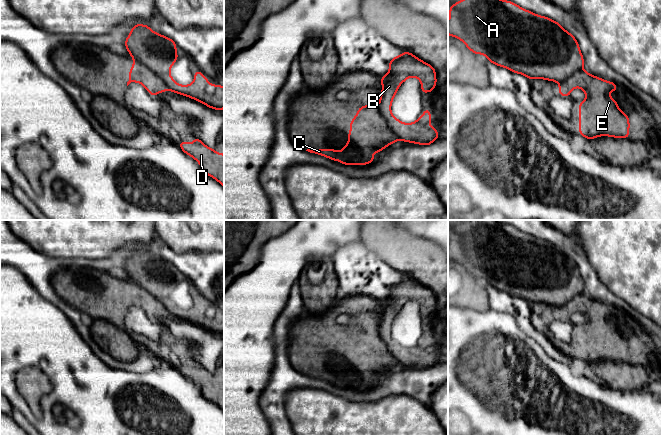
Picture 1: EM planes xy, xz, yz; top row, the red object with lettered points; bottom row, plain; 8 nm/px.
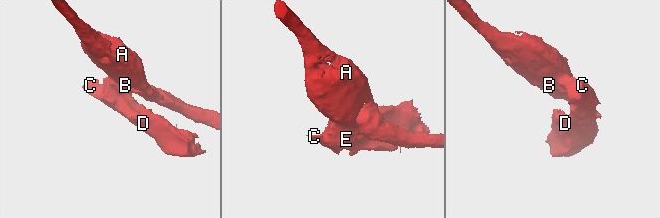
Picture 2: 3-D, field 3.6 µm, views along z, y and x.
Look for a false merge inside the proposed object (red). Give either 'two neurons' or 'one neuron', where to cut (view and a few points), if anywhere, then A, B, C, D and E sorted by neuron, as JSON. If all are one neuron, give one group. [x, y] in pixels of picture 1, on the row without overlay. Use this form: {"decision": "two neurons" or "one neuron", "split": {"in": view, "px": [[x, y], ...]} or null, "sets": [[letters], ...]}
{"decision": "two neurons", "split": {"in": "xy", "px": [[134, 283], [148, 291], [168, 313]]}, "sets": [["A", "B"], ["C", "D", "E"]]}

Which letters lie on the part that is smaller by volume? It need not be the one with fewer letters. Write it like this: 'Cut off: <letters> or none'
Cut off: C, D, E

